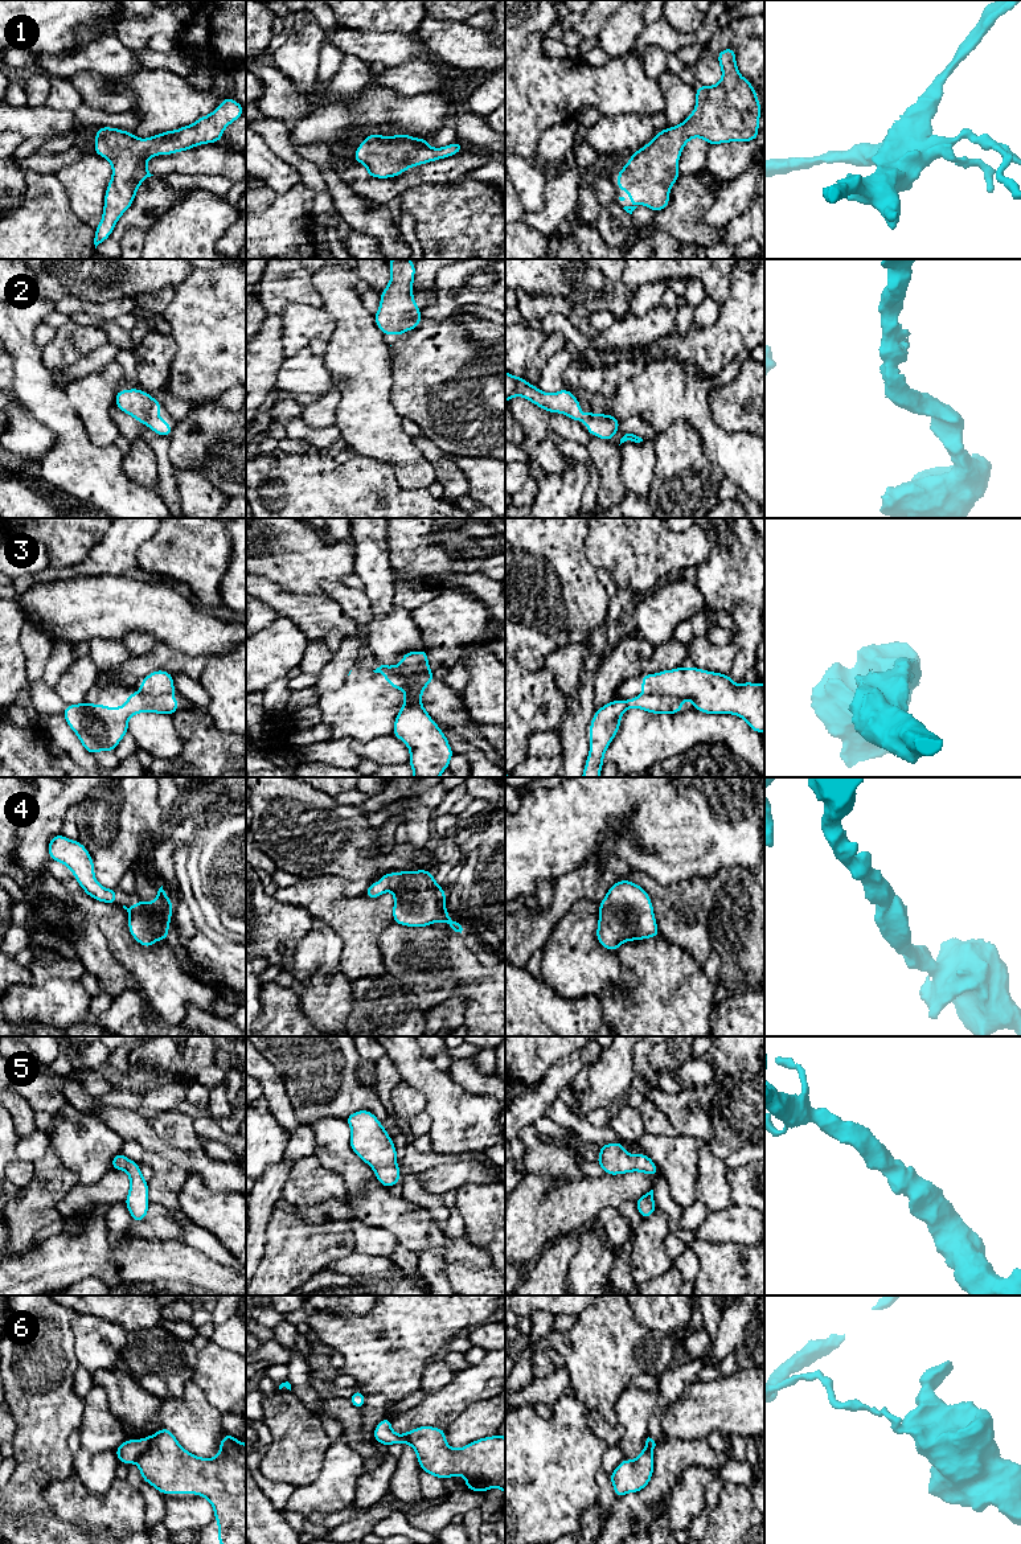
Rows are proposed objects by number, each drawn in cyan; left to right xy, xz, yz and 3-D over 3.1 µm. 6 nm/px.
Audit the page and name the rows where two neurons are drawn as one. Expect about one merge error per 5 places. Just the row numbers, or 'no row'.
3, 6

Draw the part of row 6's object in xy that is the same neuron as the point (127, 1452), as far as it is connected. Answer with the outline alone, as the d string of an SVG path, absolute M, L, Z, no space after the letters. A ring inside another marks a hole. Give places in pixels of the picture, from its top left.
M144 1437L142 1440L126 1440L123 1441L115 1454L118 1459L126 1465L134 1463L138 1457L144 1453L149 1446L149 1437Z

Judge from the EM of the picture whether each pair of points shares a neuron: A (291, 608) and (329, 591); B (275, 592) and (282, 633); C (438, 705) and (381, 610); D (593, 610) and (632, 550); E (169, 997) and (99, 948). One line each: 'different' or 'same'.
A: different
B: different
C: different
D: different
E: different

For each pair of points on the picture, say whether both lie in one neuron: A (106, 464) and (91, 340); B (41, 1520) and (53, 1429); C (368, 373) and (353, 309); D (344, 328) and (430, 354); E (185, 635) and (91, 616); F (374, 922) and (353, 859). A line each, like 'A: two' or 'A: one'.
A: two
B: one
C: one
D: two
E: one
F: two

